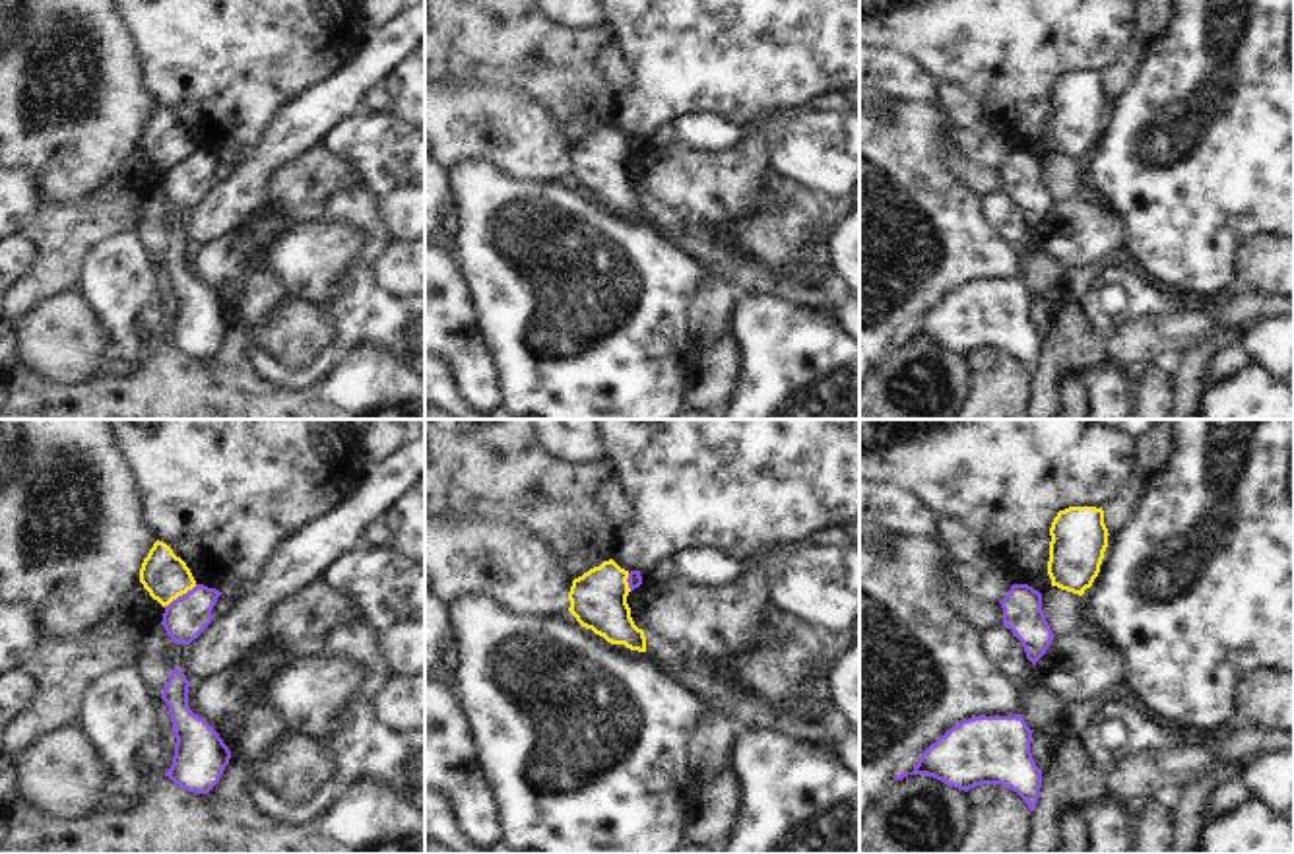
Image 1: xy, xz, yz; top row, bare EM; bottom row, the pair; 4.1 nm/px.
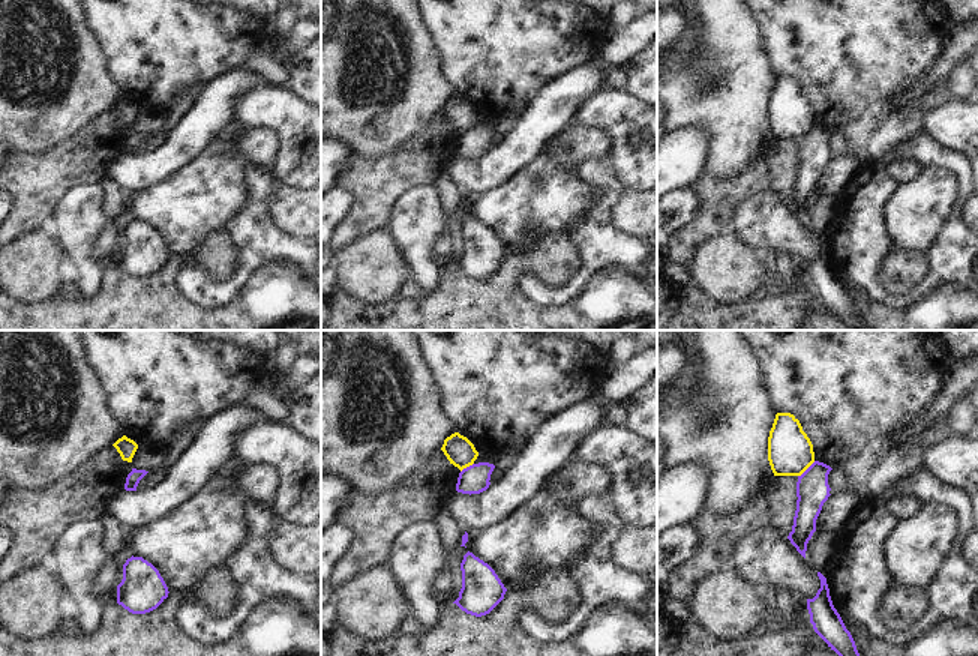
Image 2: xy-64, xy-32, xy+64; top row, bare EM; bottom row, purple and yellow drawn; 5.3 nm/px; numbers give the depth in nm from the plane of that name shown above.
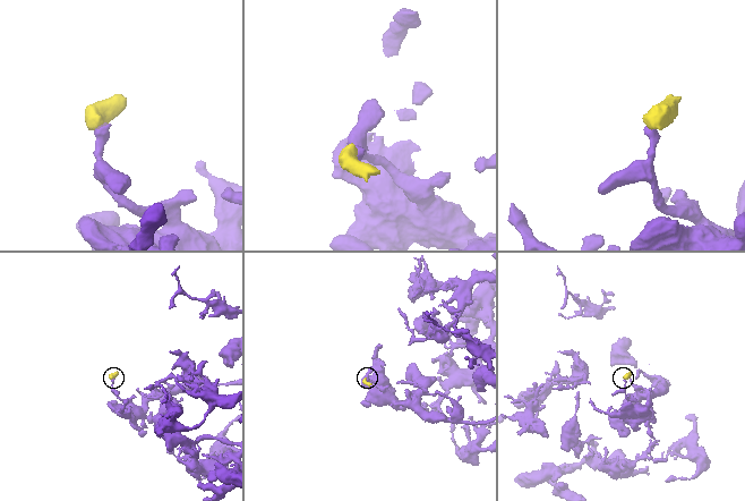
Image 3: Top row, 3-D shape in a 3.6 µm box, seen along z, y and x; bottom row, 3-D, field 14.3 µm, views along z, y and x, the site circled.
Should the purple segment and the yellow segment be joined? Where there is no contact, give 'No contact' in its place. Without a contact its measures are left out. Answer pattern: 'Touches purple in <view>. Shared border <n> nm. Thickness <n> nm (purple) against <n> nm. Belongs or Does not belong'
Touches purple in xy. Shared border 170 nm. Thickness 180 nm (purple) against 190 nm. Does not belong.

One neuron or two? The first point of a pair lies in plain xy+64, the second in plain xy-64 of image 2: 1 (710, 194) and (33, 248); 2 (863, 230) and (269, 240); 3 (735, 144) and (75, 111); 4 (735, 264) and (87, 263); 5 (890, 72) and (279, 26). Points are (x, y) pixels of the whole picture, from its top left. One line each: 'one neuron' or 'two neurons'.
1: two neurons
2: one neuron
3: one neuron
4: two neurons
5: two neurons

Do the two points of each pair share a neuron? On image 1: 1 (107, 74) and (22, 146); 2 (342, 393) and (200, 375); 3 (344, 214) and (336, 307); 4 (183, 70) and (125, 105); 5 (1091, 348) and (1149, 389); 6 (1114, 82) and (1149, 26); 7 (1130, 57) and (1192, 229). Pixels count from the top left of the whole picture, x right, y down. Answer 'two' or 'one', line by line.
1: one
2: one
3: one
4: two
5: two
6: one
7: two

